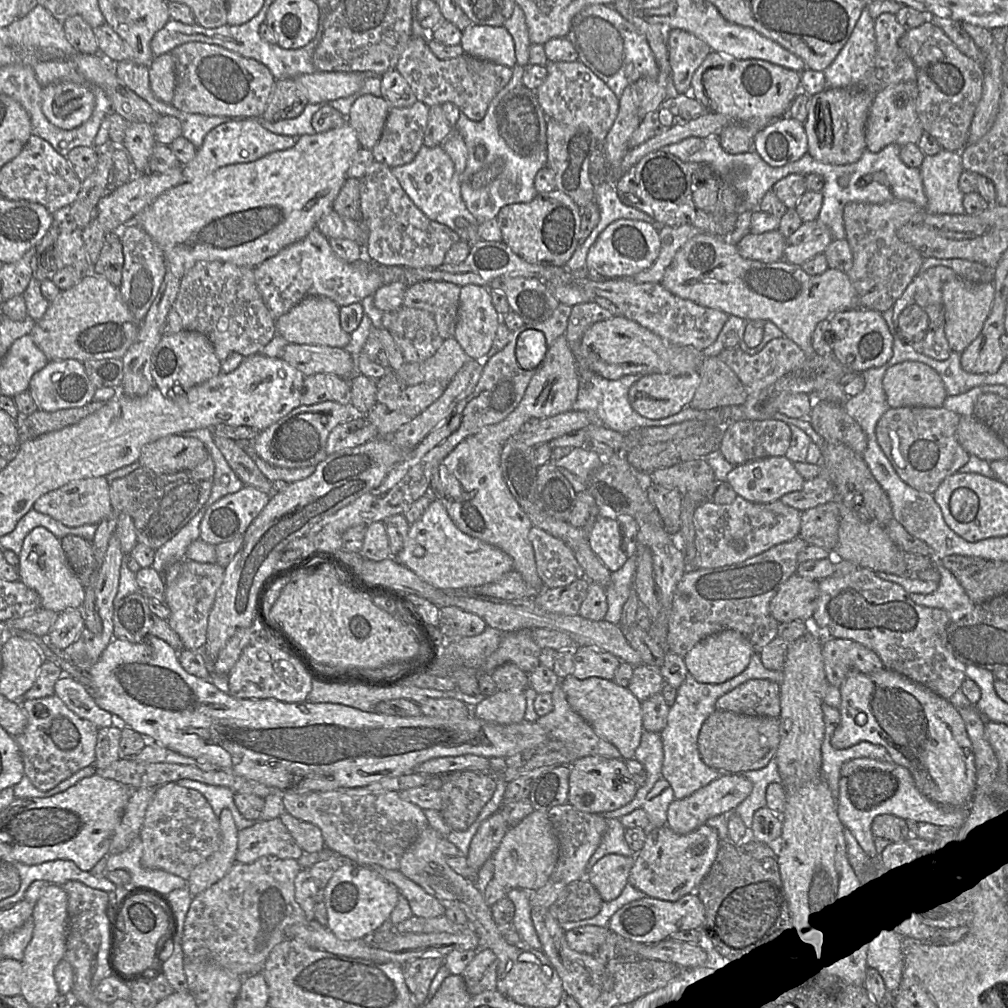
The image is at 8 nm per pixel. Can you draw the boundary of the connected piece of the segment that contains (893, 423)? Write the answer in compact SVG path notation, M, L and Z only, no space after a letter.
M890 407L876 424L876 441L902 481L918 491L932 494L946 477L958 472L969 460L970 454L956 439L960 417L944 407Z

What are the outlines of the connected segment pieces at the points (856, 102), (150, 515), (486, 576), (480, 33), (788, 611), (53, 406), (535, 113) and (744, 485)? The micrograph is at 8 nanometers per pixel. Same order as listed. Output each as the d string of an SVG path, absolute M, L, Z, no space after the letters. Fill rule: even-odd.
M826 88L811 96L804 122L808 154L820 162L834 165L858 161L866 149L865 128L873 97L869 91L857 88Z
M210 455L196 467L176 473L156 473L139 467L110 483L110 502L115 512L125 512L132 517L138 543L156 550L175 536L207 502L214 472L215 462Z
M438 499L433 500L421 518L410 525L403 549L393 558L437 589L476 588L492 583L514 570L513 559L504 551L462 532Z
M471 25L462 31L459 45L463 48L464 54L478 59L488 60L510 68L517 64L514 40L503 26Z
M793 575L770 601L771 615L779 624L809 621L816 608L818 593L818 581Z
M66 359L49 361L43 369L32 376L28 390L38 409L55 412L86 405L93 400L96 389L87 376L83 362L76 359Z
M522 85L508 92L496 107L496 120L500 135L518 155L537 158L546 152L547 117L539 105L534 90Z
M785 456L762 458L734 466L726 479L739 497L770 503L802 489L806 480L793 464Z

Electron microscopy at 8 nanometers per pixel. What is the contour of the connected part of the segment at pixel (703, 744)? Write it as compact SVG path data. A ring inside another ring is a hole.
M714 711L703 723L698 735L698 751L702 761L722 772L741 774L759 770L775 759L780 743L780 719Z

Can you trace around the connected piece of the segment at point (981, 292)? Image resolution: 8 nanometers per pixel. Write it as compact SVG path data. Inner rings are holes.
M959 276L943 284L944 332L952 352L961 353L980 333L990 312L994 293L992 282L971 282Z

